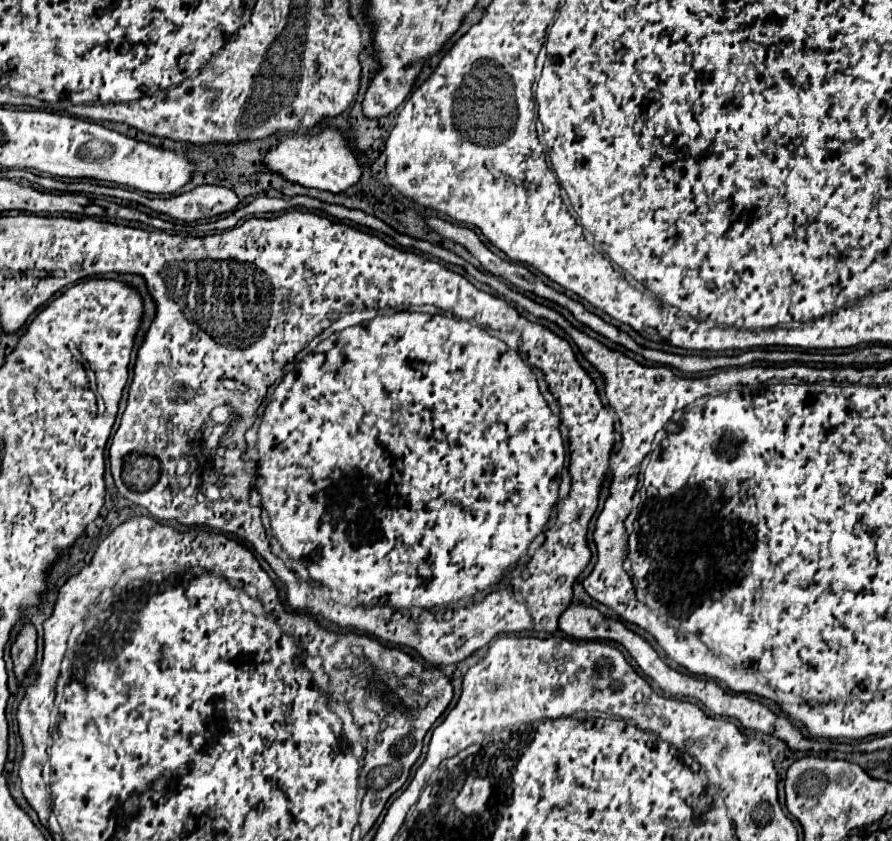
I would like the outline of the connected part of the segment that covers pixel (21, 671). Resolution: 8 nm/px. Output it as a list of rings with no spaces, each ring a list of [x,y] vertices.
[[[26,622],[20,628],[20,632],[10,648],[10,658],[14,662],[14,674],[18,680],[24,678],[26,670],[34,662],[34,654],[36,654],[36,630],[32,624]]]

